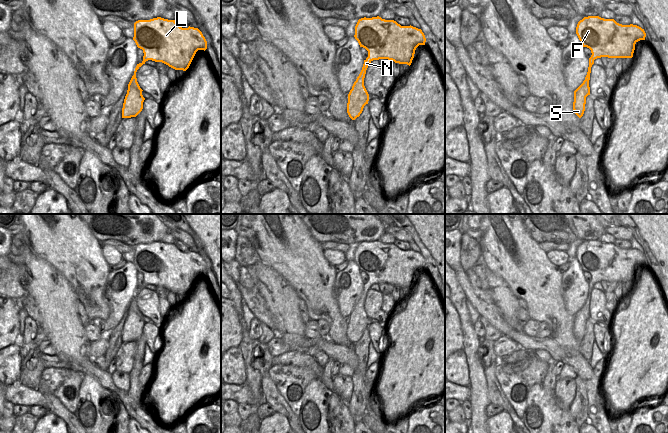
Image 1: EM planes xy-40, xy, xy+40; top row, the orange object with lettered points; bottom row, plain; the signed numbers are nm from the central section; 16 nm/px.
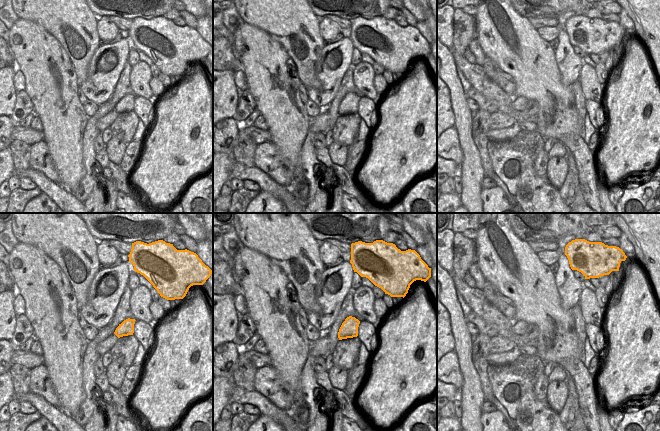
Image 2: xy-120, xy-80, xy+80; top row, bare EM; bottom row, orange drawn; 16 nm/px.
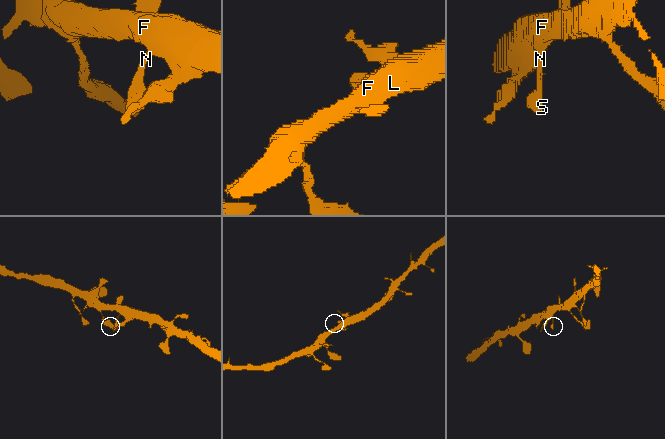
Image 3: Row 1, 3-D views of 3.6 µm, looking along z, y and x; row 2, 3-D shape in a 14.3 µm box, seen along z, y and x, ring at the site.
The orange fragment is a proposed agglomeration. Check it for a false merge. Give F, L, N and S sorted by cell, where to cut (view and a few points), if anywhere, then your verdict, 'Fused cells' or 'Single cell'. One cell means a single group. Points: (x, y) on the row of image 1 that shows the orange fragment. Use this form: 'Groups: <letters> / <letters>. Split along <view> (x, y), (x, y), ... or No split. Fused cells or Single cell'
Groups: F L N S. No split. Single cell

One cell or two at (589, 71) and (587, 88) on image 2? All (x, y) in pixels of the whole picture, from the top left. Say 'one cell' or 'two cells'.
one cell

